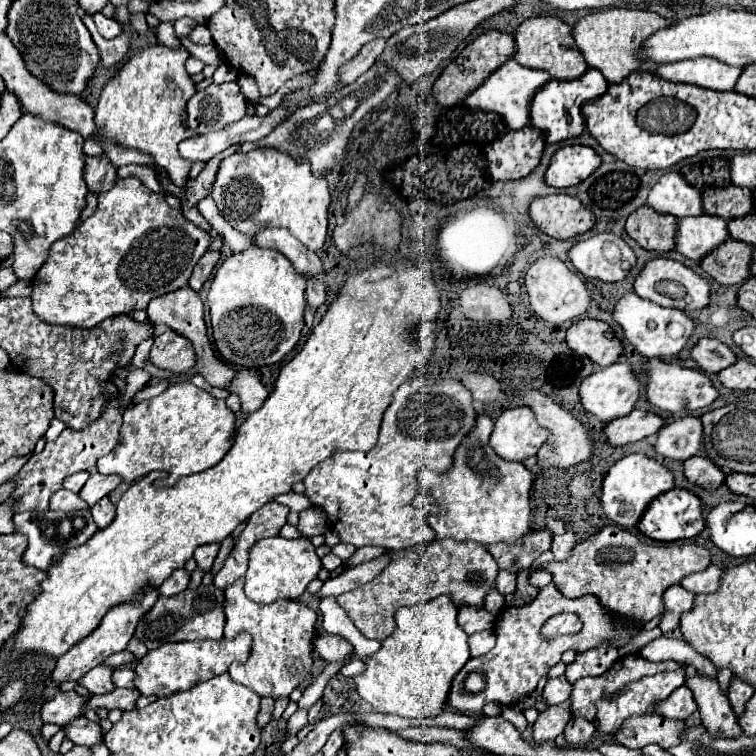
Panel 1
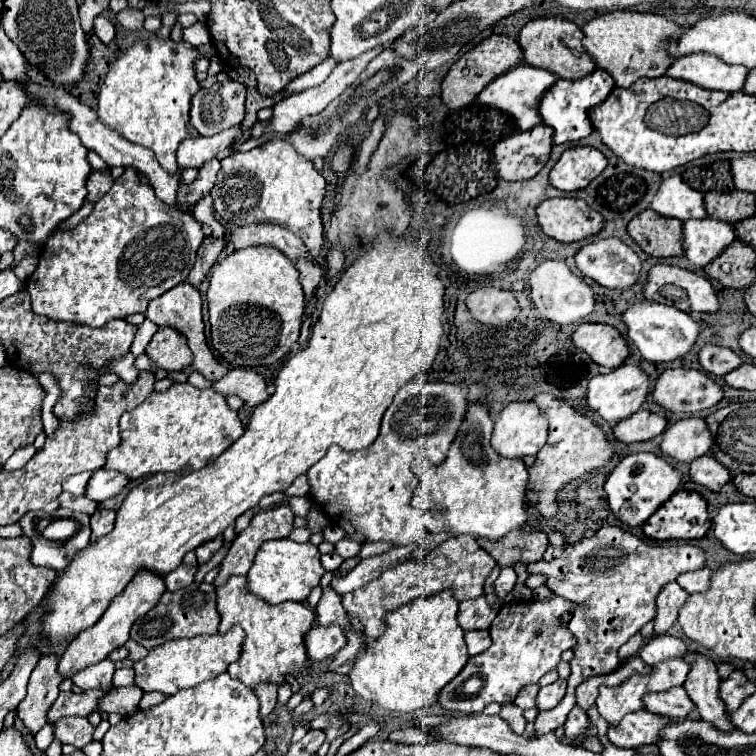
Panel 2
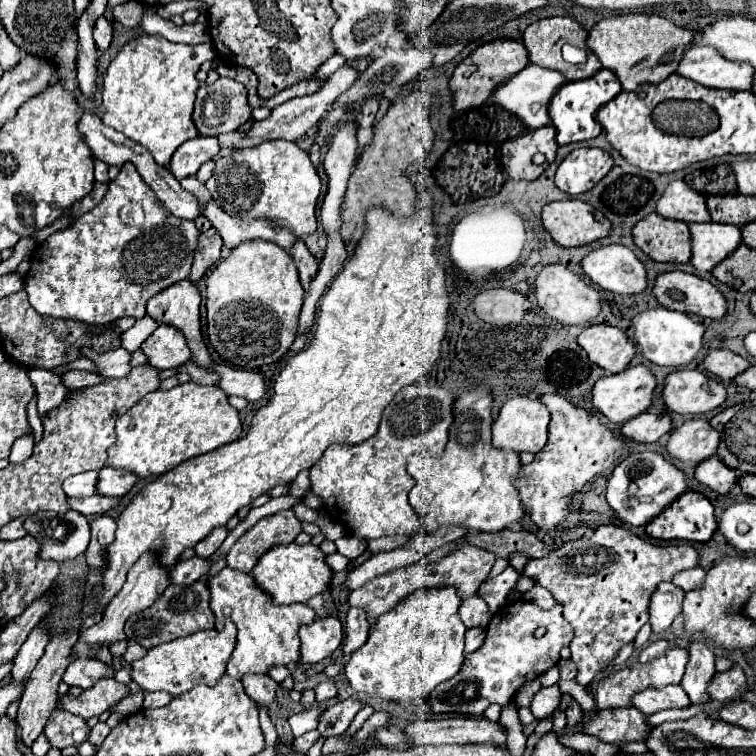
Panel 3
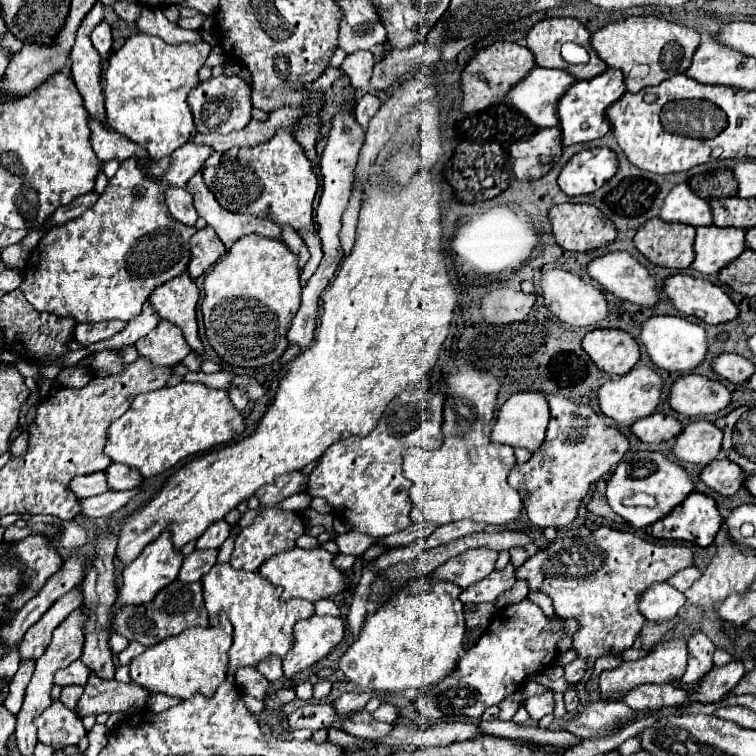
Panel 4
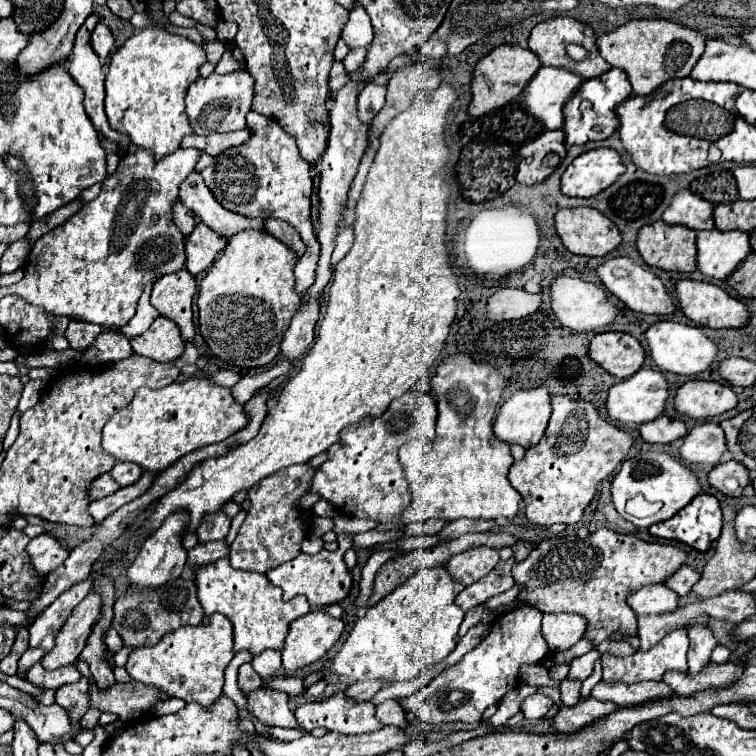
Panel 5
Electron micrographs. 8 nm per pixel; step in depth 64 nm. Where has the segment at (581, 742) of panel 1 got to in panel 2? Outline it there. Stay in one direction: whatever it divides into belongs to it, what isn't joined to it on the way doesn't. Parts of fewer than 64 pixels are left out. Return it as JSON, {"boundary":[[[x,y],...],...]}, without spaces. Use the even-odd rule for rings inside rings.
{"boundary":[[[574,706],[570,710],[570,714],[568,714],[568,720],[564,722],[566,736],[578,738],[578,736],[582,736],[586,732],[586,728],[588,728],[588,716],[586,716],[586,712],[582,708],[576,708]]]}

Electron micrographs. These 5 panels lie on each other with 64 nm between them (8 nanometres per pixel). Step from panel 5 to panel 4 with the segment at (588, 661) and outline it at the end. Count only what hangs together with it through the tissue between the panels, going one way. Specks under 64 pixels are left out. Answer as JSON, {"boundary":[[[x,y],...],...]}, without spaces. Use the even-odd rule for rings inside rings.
{"boundary":[[[576,658],[576,660],[570,662],[568,666],[564,666],[564,670],[566,670],[564,678],[566,678],[570,684],[578,684],[578,682],[582,682],[582,678],[584,678],[584,668],[588,668],[588,662]]]}

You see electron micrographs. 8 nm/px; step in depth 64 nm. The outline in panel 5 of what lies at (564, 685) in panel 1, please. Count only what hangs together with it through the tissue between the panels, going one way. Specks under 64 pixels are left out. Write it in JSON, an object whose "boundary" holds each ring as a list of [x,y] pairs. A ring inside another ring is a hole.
{"boundary":[[[540,692],[528,696],[522,706],[520,706],[520,712],[524,714],[524,718],[544,718],[546,712],[552,708],[552,700]]]}

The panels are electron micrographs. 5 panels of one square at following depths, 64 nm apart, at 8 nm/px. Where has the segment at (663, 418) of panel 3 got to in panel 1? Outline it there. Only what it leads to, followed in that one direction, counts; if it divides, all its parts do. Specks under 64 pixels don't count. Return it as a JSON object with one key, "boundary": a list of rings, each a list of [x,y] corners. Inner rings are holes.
{"boundary":[[[632,410],[628,416],[612,420],[604,432],[606,432],[610,444],[624,446],[624,444],[638,442],[646,436],[656,434],[662,426],[664,426],[664,420],[660,416],[656,416],[654,412]]]}

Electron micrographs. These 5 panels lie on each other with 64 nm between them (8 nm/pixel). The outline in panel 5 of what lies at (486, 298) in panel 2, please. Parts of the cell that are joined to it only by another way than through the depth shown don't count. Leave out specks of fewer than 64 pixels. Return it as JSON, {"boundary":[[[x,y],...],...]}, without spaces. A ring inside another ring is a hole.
{"boundary":[[[504,288],[498,290],[488,300],[488,318],[490,320],[516,320],[534,314],[542,306],[542,294],[530,294],[526,290]]]}

